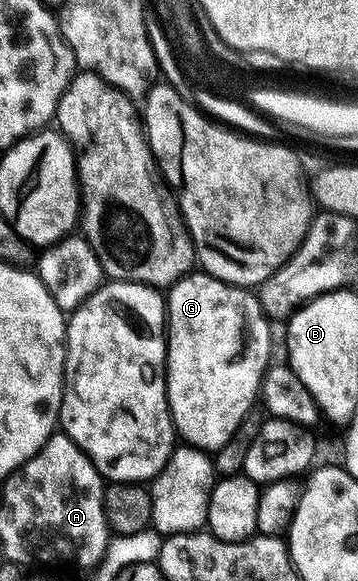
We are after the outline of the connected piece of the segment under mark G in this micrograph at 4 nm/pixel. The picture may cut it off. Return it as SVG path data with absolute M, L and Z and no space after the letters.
M192 272L186 274L184 278L179 278L166 291L165 305L167 308L167 325L165 333L167 335L167 399L171 409L171 419L175 425L176 435L186 445L195 446L199 450L214 452L227 443L237 432L237 428L245 421L256 405L261 394L263 378L267 375L268 366L272 365L270 354L270 326L267 314L260 306L258 297L246 286L234 286L228 282L222 282L213 277L212 274L202 272Z

